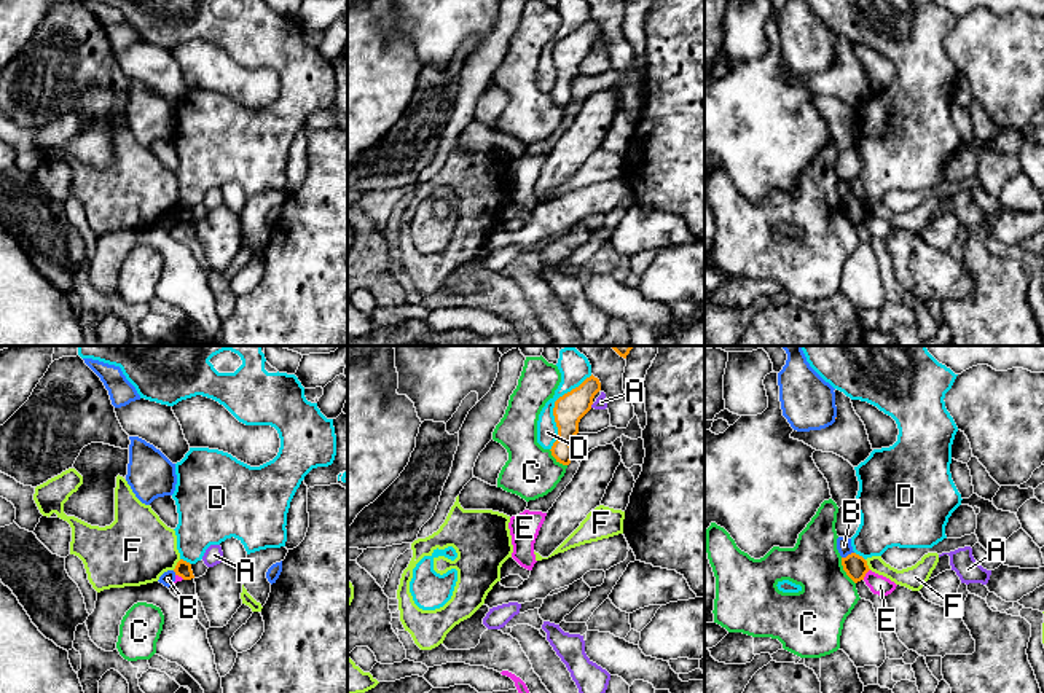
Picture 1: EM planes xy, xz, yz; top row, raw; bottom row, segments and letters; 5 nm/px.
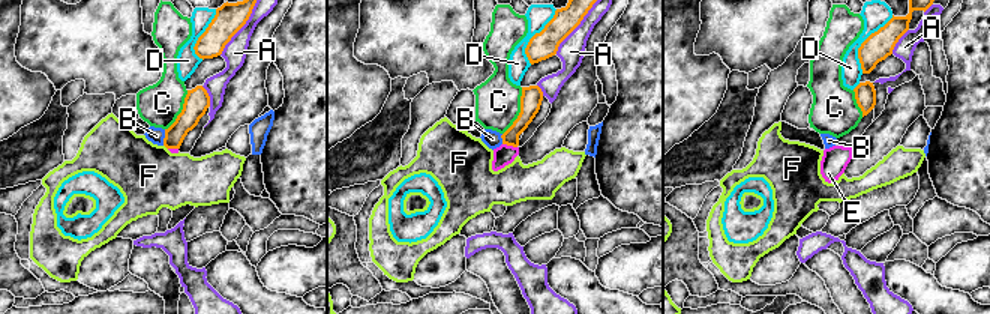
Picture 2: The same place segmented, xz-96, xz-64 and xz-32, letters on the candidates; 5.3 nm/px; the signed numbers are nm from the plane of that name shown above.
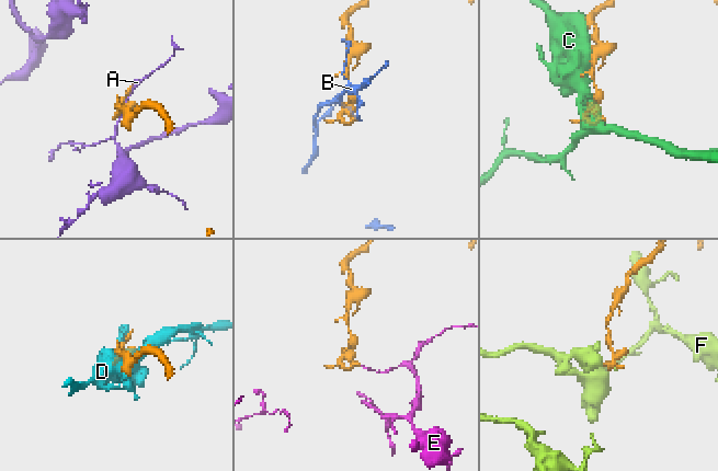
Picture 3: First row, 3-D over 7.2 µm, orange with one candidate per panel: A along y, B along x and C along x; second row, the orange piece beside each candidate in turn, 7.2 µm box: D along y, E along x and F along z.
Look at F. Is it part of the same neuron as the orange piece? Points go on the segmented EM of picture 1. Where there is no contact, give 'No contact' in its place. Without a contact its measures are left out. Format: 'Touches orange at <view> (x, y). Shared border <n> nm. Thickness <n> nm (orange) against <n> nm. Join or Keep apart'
Touches orange at xy (177, 564). Shared border 70 nm. Thickness 80 nm (orange) against 360 nm. Keep apart

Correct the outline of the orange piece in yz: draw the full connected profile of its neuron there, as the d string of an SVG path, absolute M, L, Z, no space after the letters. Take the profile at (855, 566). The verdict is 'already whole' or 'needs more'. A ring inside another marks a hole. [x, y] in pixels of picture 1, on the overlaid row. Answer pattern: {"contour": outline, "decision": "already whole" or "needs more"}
{"contour": "M851 553L846 558L842 558L842 566L843 566L843 570L846 572L846 575L854 583L864 580L865 574L870 570L867 566L867 561L856 553Z", "decision": "already whole"}

